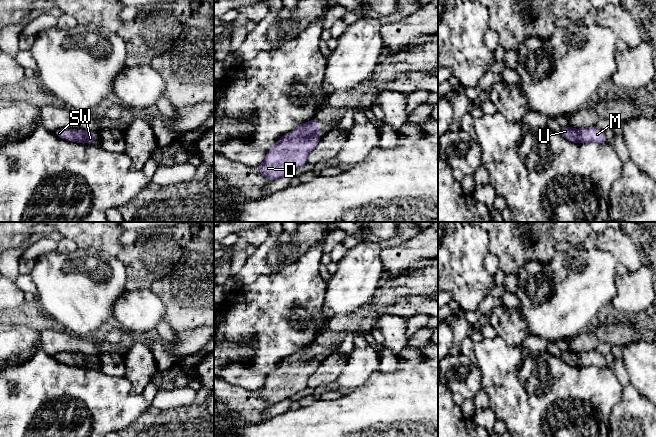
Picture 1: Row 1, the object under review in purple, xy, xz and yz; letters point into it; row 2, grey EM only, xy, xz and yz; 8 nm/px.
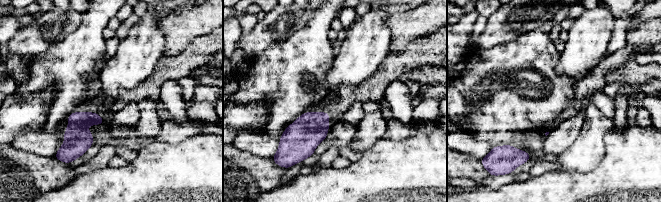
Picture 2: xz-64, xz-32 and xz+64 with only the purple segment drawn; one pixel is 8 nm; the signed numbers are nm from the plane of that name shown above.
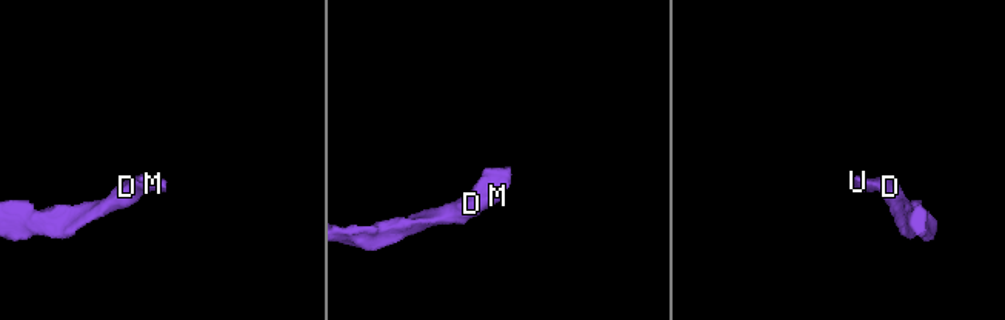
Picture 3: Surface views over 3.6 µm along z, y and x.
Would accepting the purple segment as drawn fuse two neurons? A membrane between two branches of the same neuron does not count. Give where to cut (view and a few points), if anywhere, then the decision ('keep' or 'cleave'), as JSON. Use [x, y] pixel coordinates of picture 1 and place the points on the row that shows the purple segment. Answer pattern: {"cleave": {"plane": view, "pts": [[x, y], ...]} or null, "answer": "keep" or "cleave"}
{"cleave": null, "answer": "keep"}

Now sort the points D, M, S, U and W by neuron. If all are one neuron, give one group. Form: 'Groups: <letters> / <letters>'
Groups: D M S U W

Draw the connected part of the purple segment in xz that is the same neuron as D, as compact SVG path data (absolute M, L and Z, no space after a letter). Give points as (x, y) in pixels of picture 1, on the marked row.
M313 119L282 136L267 151L264 162L256 170L270 181L292 173L307 163L307 157L320 140L320 122Z

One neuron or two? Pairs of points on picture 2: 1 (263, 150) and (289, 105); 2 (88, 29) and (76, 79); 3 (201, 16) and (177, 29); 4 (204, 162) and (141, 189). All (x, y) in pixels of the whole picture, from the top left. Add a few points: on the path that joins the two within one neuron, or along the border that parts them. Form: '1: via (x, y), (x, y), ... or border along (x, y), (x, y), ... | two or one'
1: border along (262, 131), (268, 134), (280, 135) | two
2: via (87, 41), (86, 45), (76, 56), (76, 67) | one
3: via (195, 22), (183, 27) | one
4: via (188, 169), (167, 175), (157, 185) | one

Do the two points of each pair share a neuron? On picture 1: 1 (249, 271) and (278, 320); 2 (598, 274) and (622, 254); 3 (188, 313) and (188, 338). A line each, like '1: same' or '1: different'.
1: different
2: different
3: different

